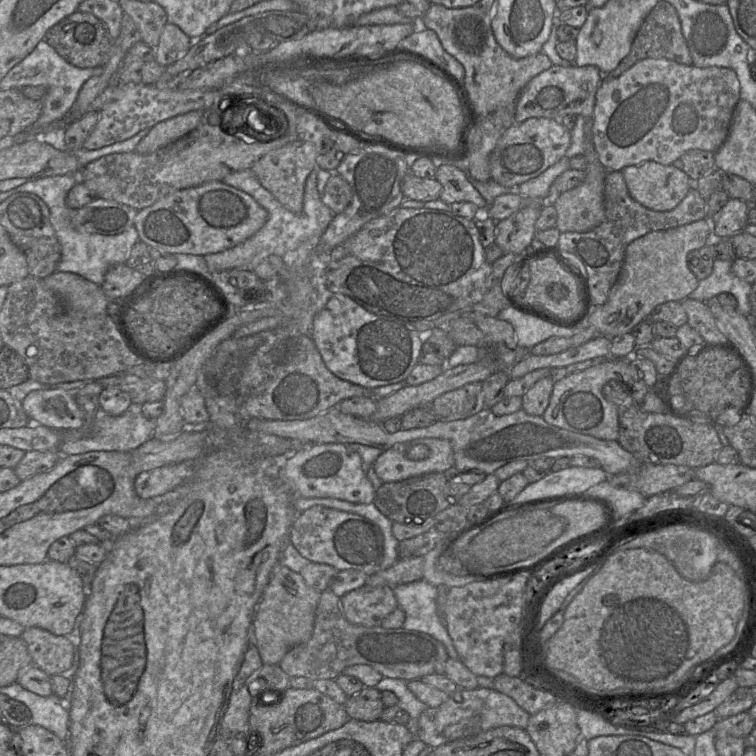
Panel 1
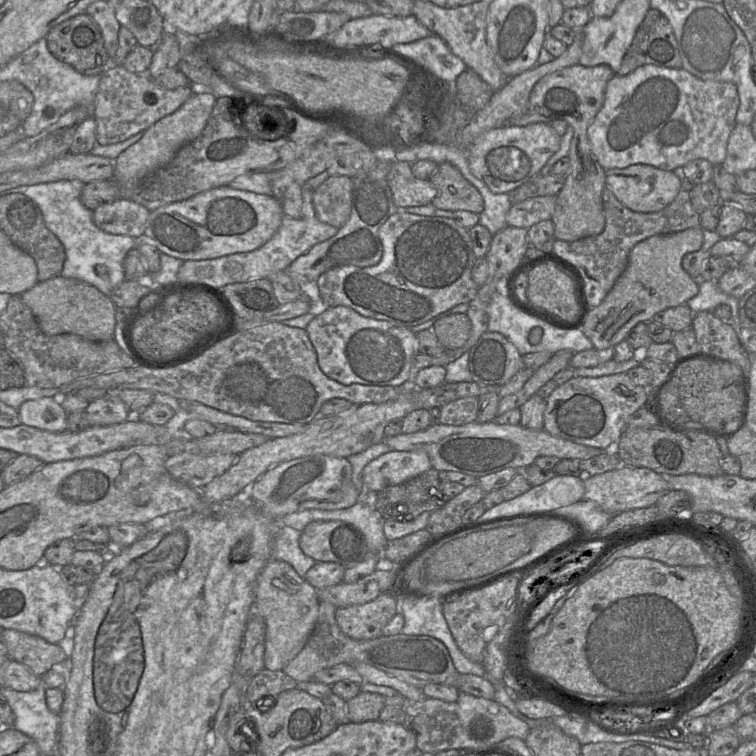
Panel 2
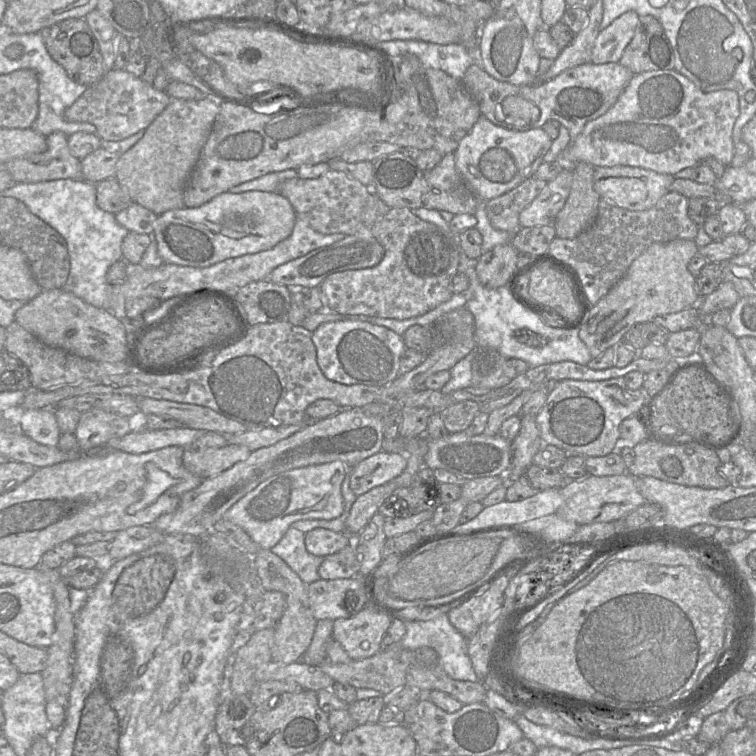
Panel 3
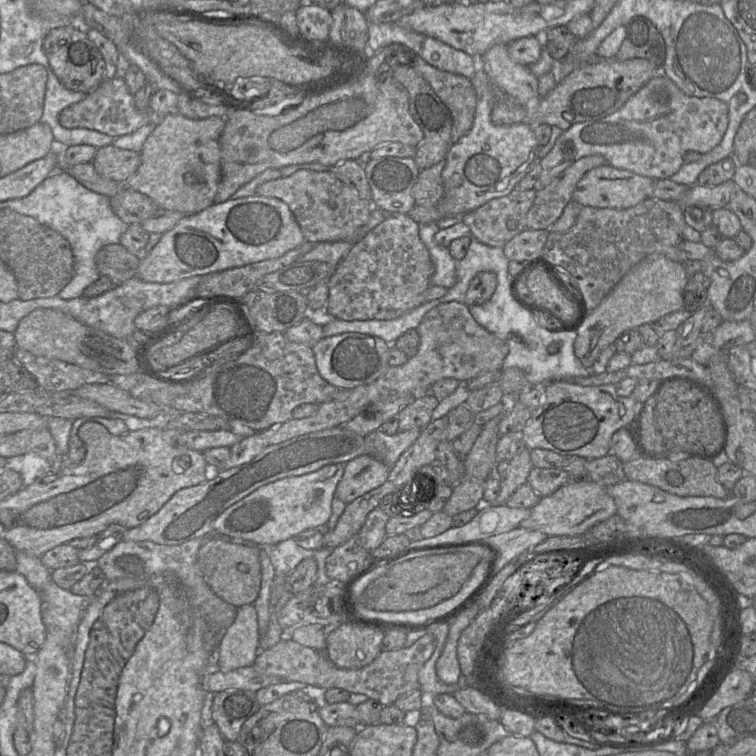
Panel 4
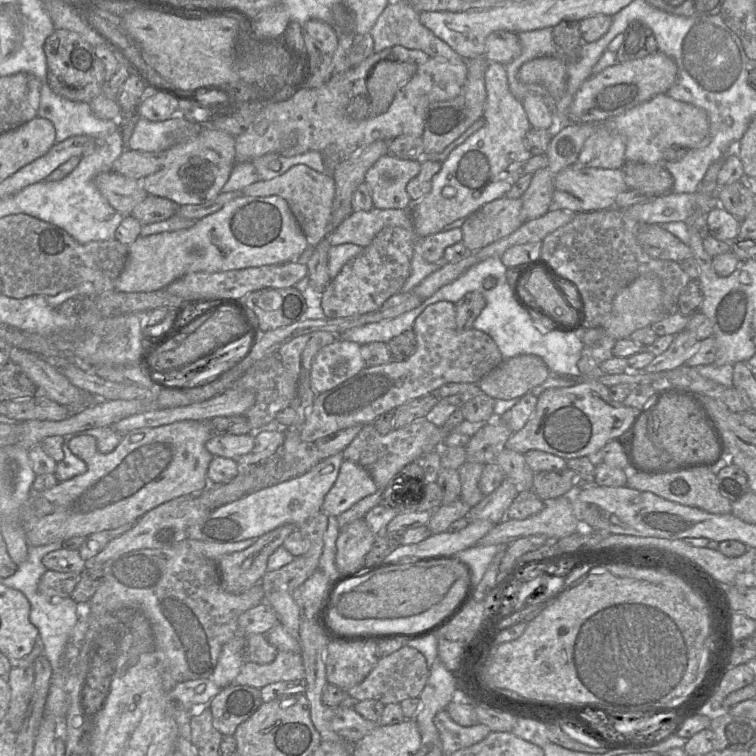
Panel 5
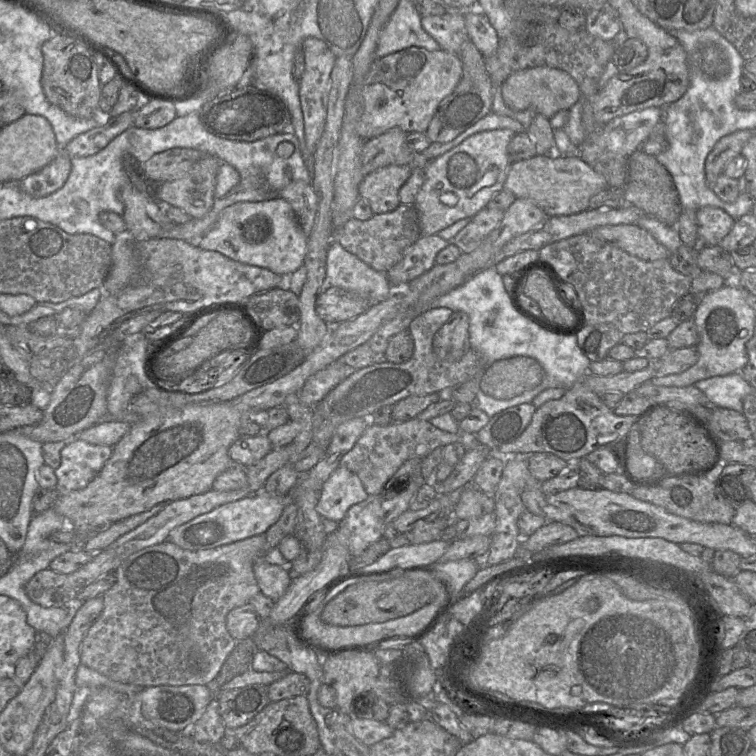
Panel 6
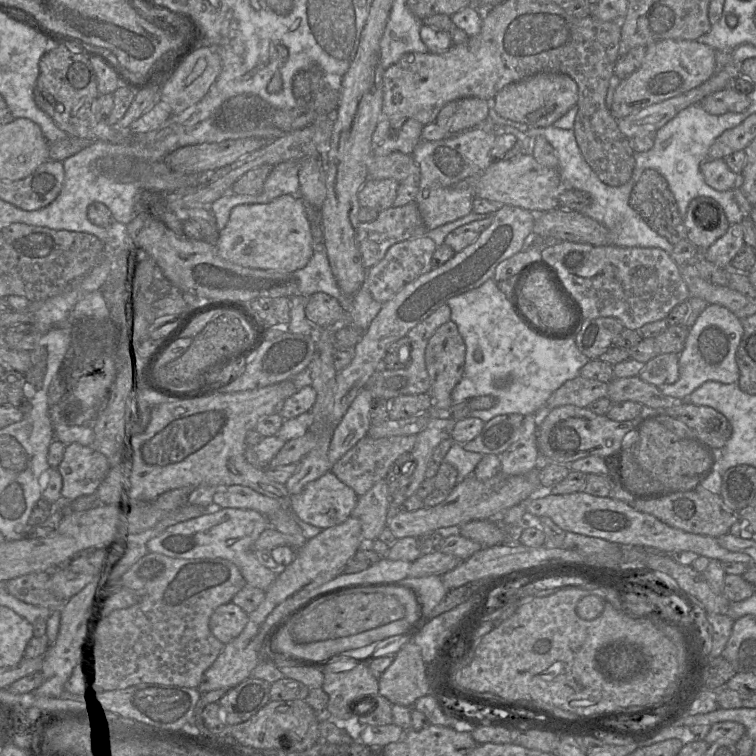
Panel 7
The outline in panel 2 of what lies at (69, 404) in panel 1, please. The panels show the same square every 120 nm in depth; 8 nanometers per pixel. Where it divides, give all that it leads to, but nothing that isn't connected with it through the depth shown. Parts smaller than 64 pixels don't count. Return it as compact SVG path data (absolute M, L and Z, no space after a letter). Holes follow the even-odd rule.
M56 396L27 400L18 412L22 424L51 432L67 430L68 414Z

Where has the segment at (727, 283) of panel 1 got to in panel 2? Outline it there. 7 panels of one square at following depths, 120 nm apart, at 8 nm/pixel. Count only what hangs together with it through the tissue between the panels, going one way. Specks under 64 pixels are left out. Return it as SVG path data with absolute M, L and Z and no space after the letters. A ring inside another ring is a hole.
M699 281L699 292L687 301L686 305L696 314L701 311L713 312L718 305L728 305L731 310L730 322L739 325L739 299L736 299L718 287L718 281Z

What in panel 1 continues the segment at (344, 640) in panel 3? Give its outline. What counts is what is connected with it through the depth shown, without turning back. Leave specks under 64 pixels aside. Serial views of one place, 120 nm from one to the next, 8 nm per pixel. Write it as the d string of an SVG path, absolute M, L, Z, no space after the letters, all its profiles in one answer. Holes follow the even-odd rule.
M364 585L340 597L340 606L350 623L374 627L381 626L382 621L398 607L398 602L390 587Z

